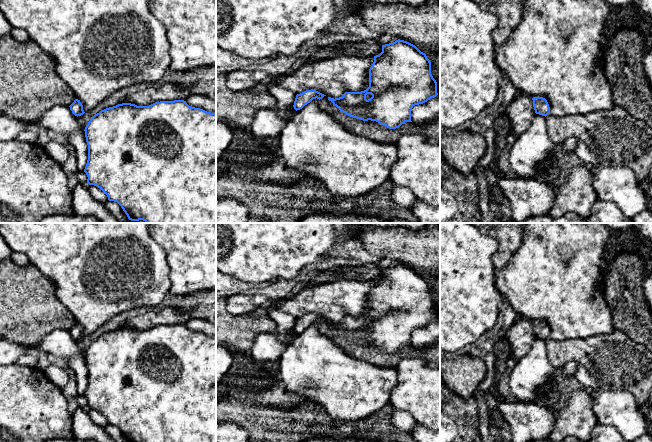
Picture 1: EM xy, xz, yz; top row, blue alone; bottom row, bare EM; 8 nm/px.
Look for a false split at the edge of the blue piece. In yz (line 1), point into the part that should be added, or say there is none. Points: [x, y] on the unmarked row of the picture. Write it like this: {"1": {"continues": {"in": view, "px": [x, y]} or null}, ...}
{"1": {"continues": null}}

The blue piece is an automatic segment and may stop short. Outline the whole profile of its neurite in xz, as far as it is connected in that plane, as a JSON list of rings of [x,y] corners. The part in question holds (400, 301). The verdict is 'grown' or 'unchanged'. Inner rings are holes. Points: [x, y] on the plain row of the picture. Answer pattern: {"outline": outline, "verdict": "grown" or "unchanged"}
{"outline": [[[398,263],[382,269],[382,276],[374,280],[366,314],[345,316],[342,321],[328,321],[328,324],[350,341],[376,345],[389,353],[396,353],[405,346],[412,346],[411,335],[415,329],[423,328],[437,319],[437,306],[431,298],[431,286],[426,278],[415,269]]], "verdict": "unchanged"}

